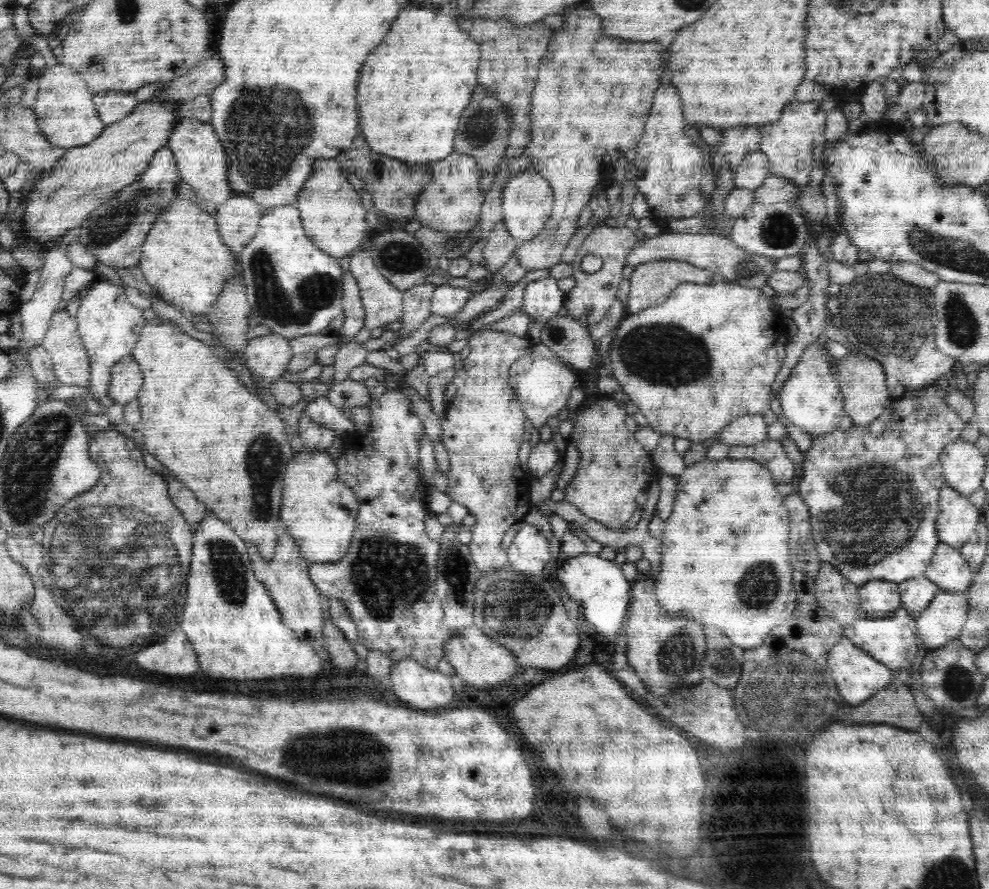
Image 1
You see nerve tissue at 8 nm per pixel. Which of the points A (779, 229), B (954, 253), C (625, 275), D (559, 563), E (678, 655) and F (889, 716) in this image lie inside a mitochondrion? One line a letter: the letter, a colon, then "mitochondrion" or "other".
A: mitochondrion
B: mitochondrion
C: other
D: other
E: mitochondrion
F: other

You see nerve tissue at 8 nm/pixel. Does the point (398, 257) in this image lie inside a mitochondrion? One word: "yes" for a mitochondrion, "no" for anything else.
yes

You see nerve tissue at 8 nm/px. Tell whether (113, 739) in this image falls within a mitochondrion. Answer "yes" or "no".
no

